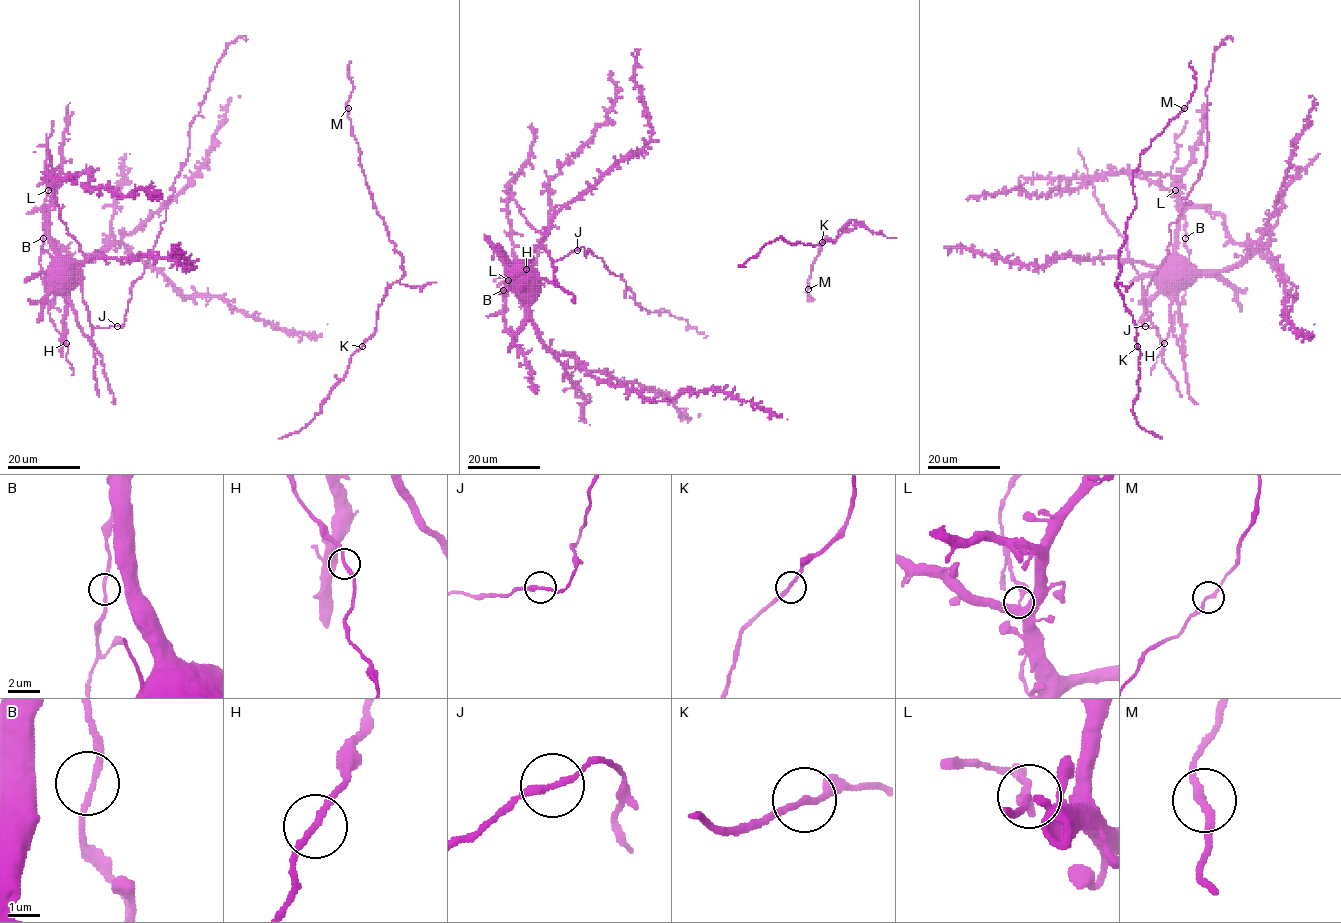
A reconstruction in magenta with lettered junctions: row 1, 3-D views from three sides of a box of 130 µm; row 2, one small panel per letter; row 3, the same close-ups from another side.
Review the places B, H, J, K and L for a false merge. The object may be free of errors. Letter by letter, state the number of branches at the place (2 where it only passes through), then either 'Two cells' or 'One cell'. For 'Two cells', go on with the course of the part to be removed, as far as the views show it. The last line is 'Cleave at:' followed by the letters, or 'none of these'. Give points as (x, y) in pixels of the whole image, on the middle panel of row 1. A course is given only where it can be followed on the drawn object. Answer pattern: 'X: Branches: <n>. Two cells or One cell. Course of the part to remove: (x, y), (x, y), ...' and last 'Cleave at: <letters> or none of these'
B: Branches: 2. One cell
H: Branches: 2. One cell
J: Branches: 2. One cell
K: Branches: 2. One cell
L: Branches: 2. One cell
Cleave at: none of these

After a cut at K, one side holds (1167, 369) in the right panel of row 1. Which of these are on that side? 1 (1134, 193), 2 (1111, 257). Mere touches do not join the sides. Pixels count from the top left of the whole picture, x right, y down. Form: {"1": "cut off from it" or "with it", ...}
{"1": "cut off from it", "2": "with it"}

